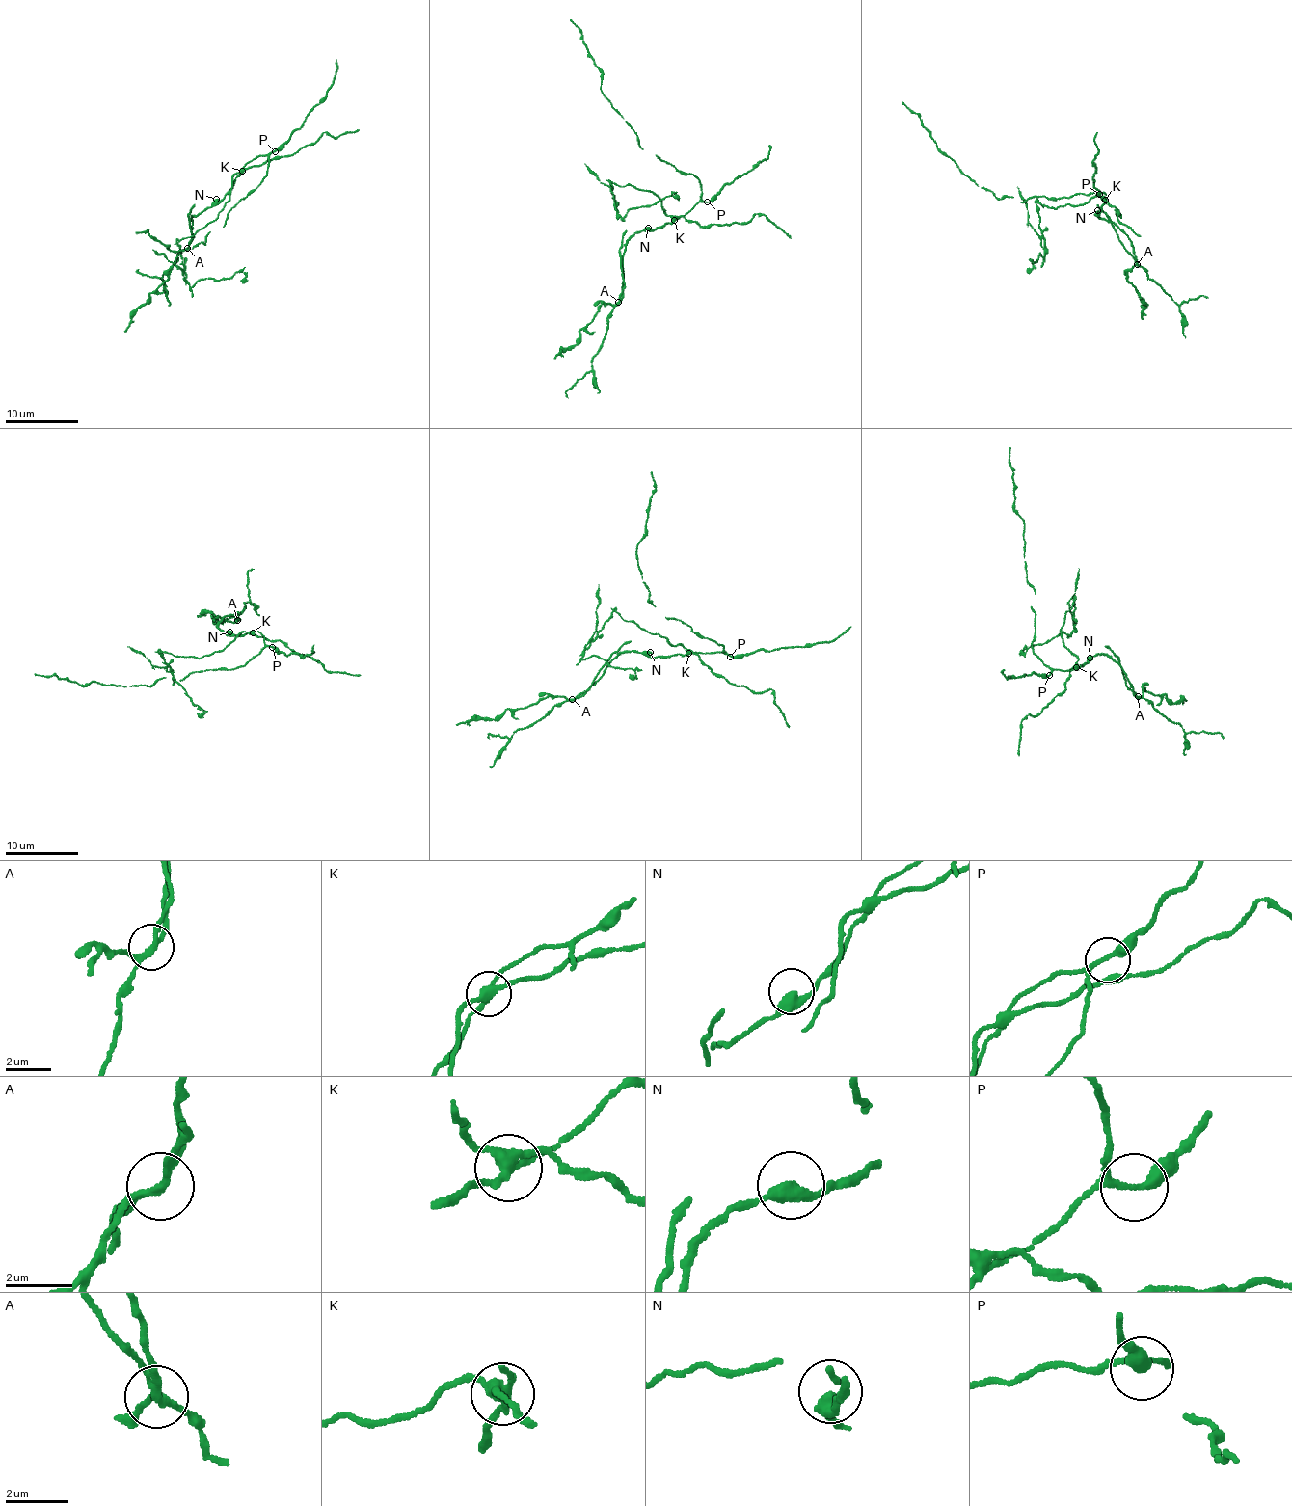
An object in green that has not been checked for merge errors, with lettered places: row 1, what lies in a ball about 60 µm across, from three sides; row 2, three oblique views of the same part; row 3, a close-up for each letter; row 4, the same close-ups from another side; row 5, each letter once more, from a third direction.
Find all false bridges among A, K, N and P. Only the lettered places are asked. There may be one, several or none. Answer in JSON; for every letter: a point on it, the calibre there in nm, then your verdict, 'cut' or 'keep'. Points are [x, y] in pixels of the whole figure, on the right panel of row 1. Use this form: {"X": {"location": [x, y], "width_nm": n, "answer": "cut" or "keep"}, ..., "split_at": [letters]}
{"A": {"location": [1137, 264], "width_nm": 190, "answer": "cut"}, "K": {"location": [1105, 200], "width_nm": 320, "answer": "cut"}, "N": {"location": [1097, 210], "width_nm": 400, "answer": "keep"}, "P": {"location": [1099, 194], "width_nm": 200, "answer": "keep"}, "split_at": ["A", "K"]}

